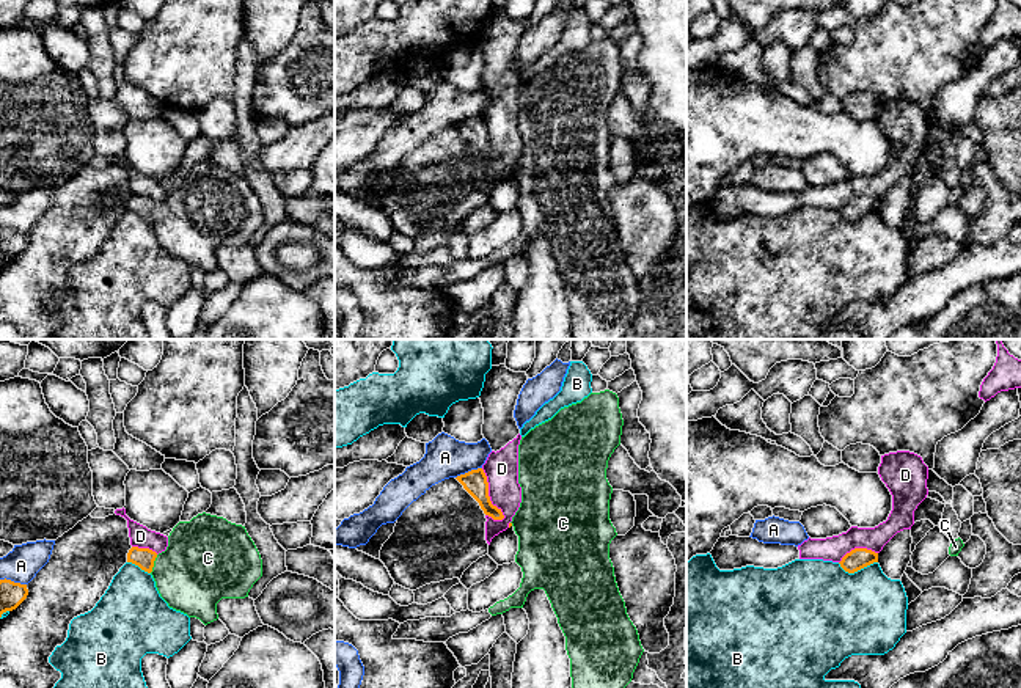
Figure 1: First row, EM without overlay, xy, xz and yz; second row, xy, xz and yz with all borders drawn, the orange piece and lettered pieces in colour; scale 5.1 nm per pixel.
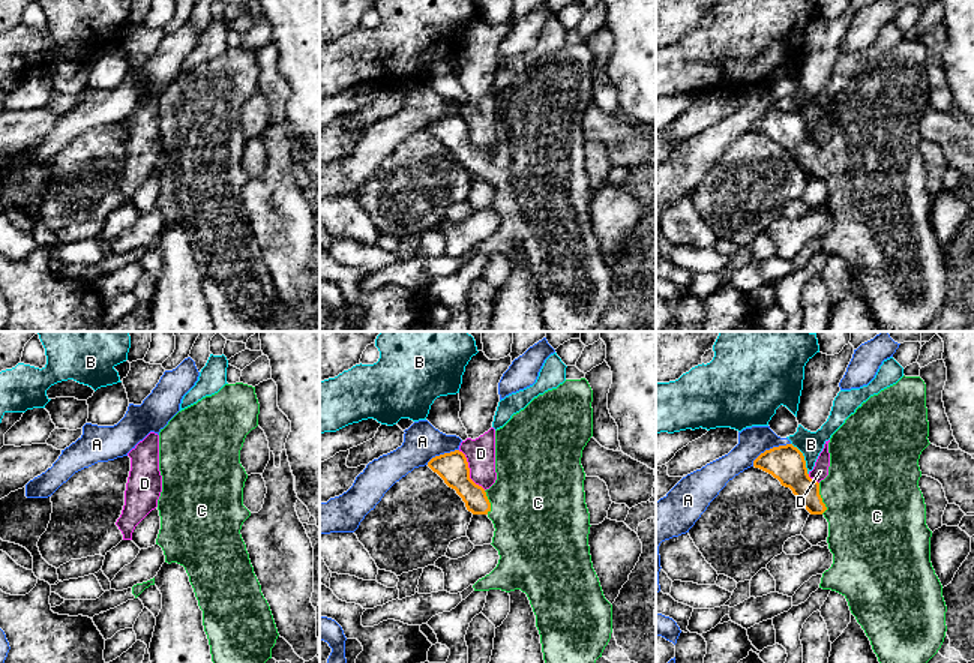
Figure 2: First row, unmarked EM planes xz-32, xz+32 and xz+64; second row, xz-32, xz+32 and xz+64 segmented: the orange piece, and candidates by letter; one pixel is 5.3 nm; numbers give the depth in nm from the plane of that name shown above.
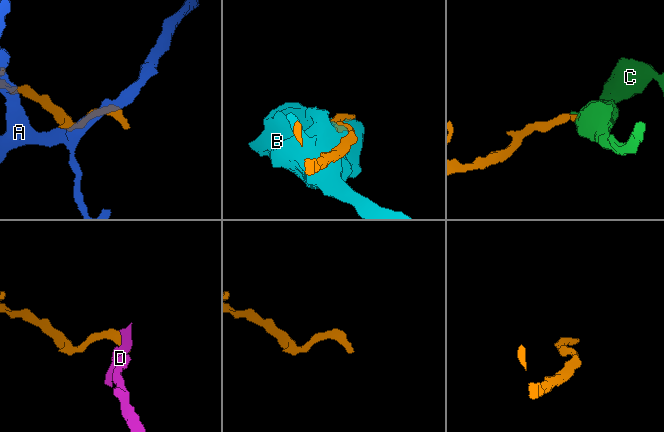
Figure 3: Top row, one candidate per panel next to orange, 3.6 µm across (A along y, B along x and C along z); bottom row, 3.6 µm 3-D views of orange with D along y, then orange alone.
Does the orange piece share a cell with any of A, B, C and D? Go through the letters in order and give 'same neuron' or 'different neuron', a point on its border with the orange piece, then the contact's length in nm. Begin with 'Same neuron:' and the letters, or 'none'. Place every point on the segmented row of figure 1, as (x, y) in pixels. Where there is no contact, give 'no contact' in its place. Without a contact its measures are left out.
Same neuron: C
A: different neuron; contact xy (13, 581); length 140 nm
B: different neuron; contact yz (856, 570); length 200 nm
C: same neuron; contact xy (153, 564); length 100 nm
D: different neuron; contact xz (487, 495); length 300 nm

